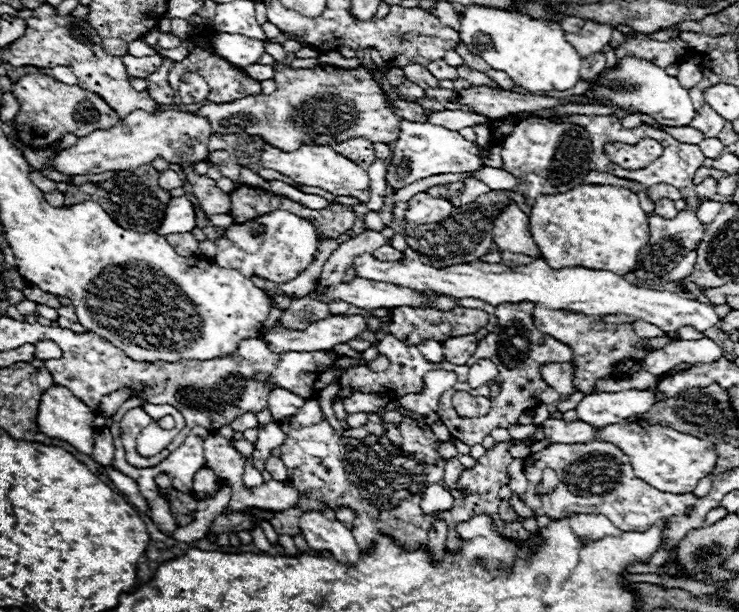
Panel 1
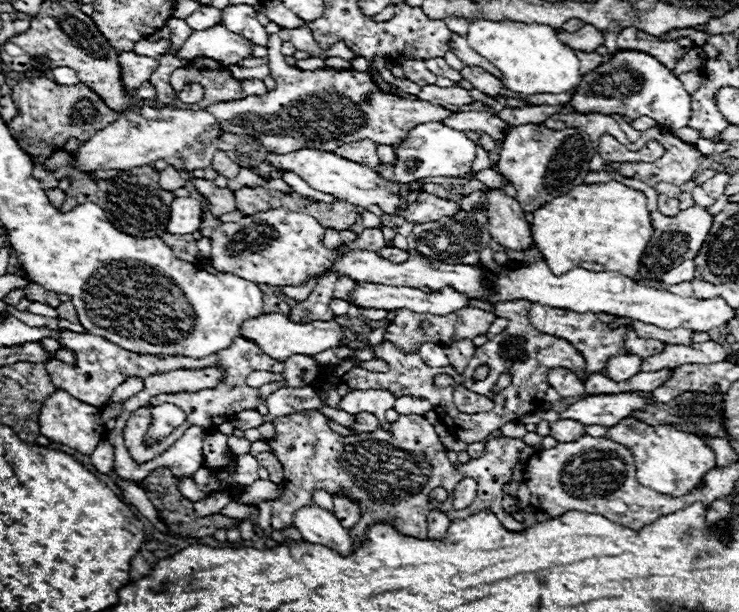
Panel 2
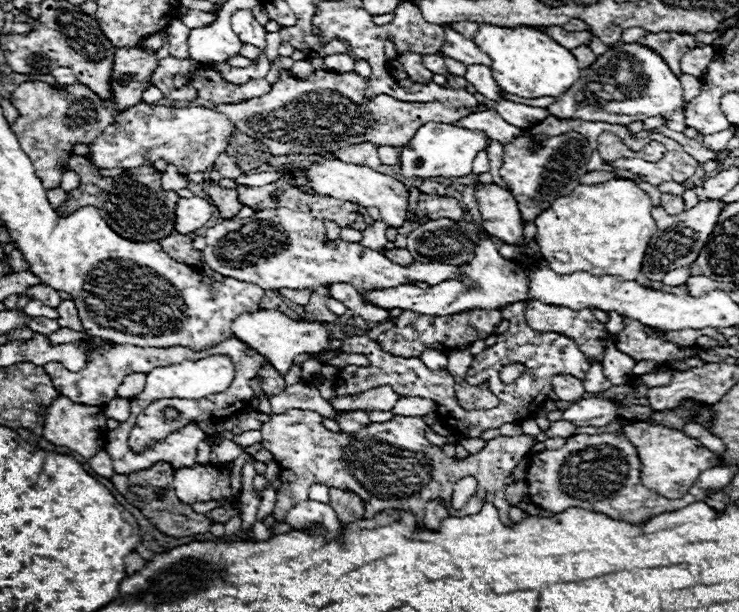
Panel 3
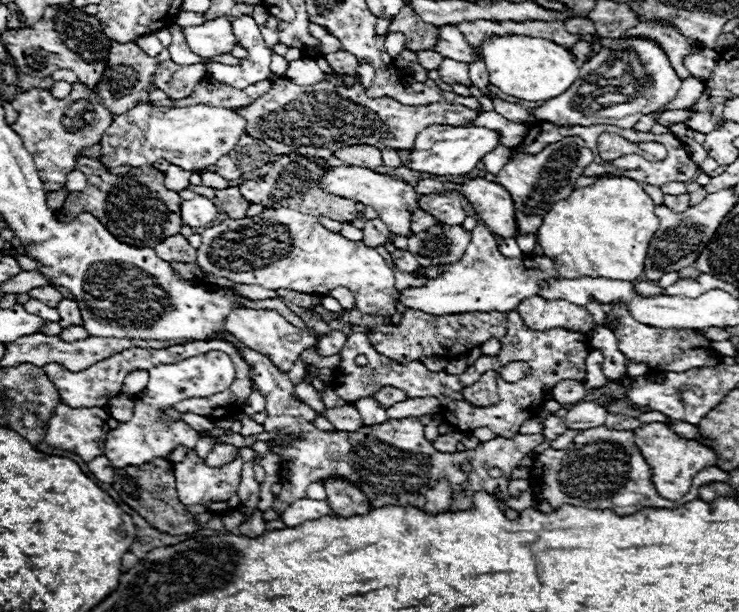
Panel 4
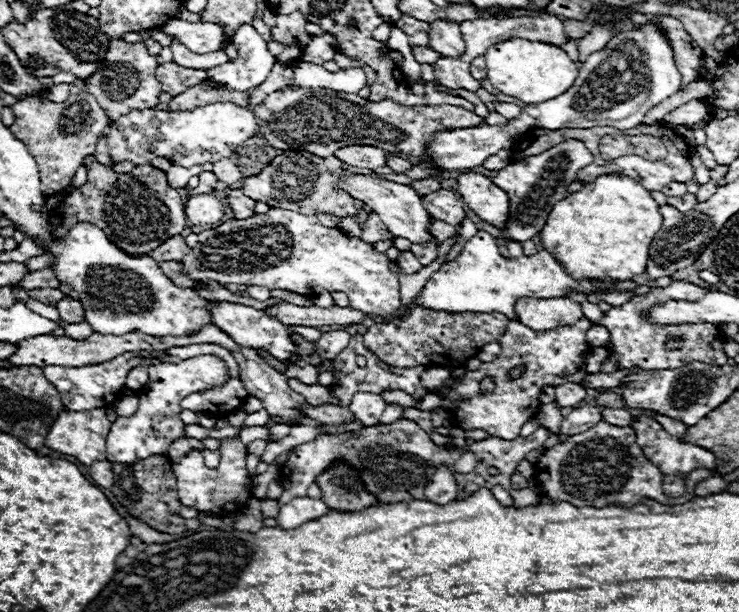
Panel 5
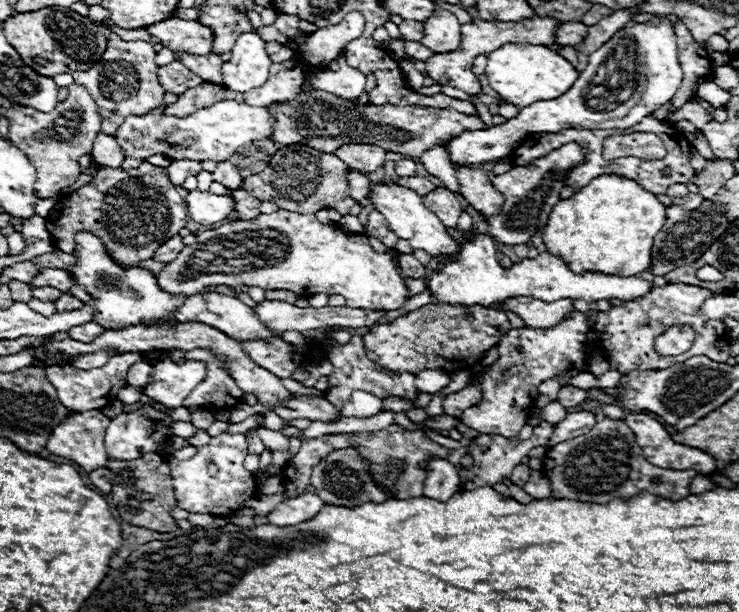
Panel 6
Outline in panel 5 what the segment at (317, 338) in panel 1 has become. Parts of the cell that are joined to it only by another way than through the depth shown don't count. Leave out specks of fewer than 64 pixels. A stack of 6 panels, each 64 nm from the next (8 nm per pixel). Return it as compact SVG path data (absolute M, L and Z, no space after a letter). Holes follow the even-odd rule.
M222 302L220 306L216 306L212 310L212 316L214 316L214 324L220 326L220 330L228 332L228 336L232 336L238 344L244 344L248 348L264 348L264 352L278 358L284 366L298 362L296 360L296 344L290 338L292 330L284 328L284 324L280 324L280 320L268 316L264 310L254 310L254 308L244 306L244 304Z

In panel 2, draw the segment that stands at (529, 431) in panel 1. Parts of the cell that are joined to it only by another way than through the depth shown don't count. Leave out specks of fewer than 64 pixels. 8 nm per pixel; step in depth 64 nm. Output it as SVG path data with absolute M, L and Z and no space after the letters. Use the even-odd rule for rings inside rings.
M510 422L500 428L500 431L505 437L510 438L523 438L527 433L525 425L516 422Z

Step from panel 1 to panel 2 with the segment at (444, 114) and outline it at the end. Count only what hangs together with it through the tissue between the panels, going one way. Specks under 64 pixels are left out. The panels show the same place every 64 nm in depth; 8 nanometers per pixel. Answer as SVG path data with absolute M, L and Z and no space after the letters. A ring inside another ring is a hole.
M454 112L452 116L448 116L442 122L448 124L450 128L474 130L474 132L482 130L482 132L490 134L494 140L504 140L504 136L510 130L510 126L504 120L500 120L498 116L494 116L490 112Z

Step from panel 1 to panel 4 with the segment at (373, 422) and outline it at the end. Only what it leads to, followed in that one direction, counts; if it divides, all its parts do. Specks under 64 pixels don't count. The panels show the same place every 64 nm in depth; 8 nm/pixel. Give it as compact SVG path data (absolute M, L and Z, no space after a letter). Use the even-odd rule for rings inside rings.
M346 404L342 408L328 408L322 416L326 416L334 424L334 428L342 432L354 432L364 424L360 412L352 404Z

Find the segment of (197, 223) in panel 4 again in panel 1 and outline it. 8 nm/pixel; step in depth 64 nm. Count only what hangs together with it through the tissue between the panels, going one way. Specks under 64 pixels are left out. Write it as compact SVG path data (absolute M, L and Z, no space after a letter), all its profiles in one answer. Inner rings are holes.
M186 196L170 198L168 210L156 234L166 236L166 234L176 234L176 232L190 232L192 228L196 228L196 214L194 214L192 202Z

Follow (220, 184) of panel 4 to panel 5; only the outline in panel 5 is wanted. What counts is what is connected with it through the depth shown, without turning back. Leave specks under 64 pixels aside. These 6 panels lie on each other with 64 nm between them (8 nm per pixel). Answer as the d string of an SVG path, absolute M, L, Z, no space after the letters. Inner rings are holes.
M202 172L199 174L199 184L194 189L188 189L188 196L195 196L210 192L218 184L218 178L212 172Z

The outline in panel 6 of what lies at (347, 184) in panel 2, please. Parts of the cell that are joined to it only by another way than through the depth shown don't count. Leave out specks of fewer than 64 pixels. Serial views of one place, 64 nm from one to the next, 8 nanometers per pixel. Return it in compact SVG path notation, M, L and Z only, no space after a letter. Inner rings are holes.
M378 184L370 192L372 192L370 200L372 200L374 208L386 218L388 228L398 238L408 240L412 244L412 248L426 250L432 256L438 256L440 252L450 254L450 252L454 252L458 248L458 242L452 240L452 236L446 232L446 226L436 218L434 212L430 212L422 204L422 198L414 190L404 188L404 186L398 186L398 184Z

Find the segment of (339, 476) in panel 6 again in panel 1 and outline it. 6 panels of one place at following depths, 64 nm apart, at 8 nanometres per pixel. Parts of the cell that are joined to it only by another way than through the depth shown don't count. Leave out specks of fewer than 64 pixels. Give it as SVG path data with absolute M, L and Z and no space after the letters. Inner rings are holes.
M340 508L340 510L336 510L336 520L338 520L340 524L344 524L348 530L352 530L354 518L356 518L356 514L354 514L350 508Z

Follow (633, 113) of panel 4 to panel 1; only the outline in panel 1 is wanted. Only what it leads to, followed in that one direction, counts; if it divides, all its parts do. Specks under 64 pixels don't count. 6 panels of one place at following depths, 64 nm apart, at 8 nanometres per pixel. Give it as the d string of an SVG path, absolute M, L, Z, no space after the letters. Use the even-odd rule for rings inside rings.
M624 58L624 62L612 70L604 72L594 80L594 90L590 90L590 96L604 98L616 106L632 106L648 116L652 116L658 124L664 126L688 126L694 118L694 108L688 96L688 90L678 84L674 76L668 76L664 68L658 68L652 62L638 60L638 58Z

